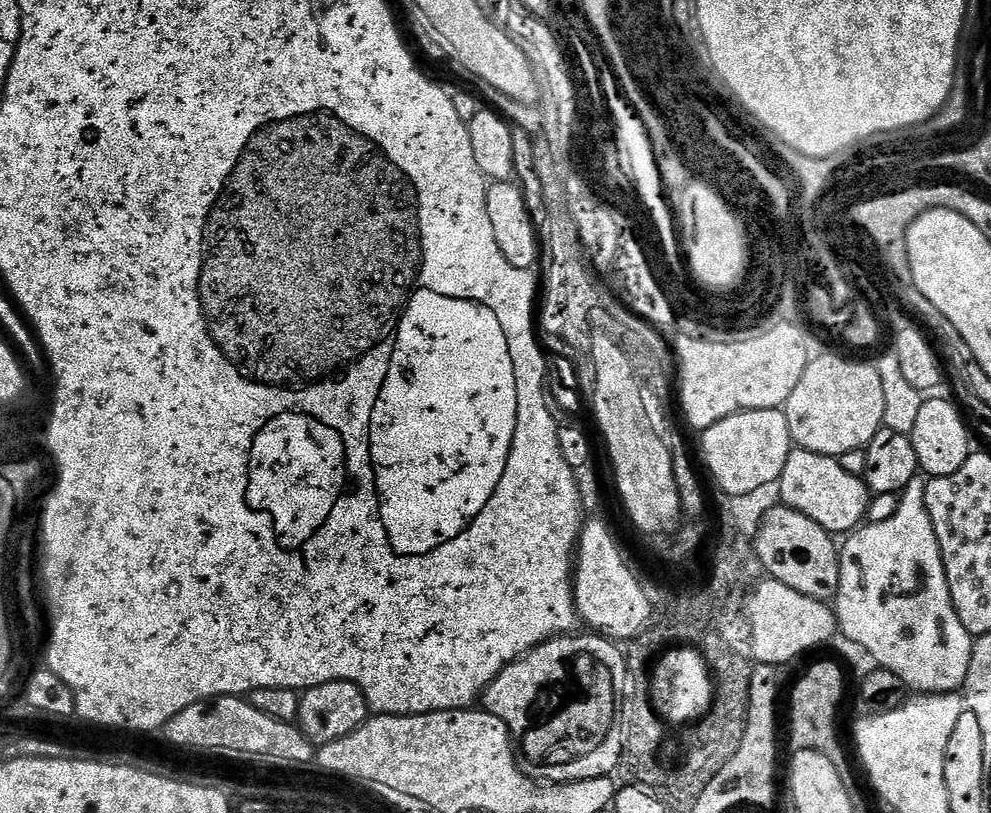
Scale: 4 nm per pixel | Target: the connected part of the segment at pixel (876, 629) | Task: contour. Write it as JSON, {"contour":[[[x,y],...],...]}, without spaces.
{"contour":[[[923,479],[911,480],[899,497],[897,513],[886,521],[865,523],[847,537],[840,548],[840,585],[834,597],[838,632],[852,644],[865,648],[879,667],[898,674],[913,693],[956,692],[963,689],[970,670],[974,638],[962,626],[950,598],[950,586],[924,501]]]}

